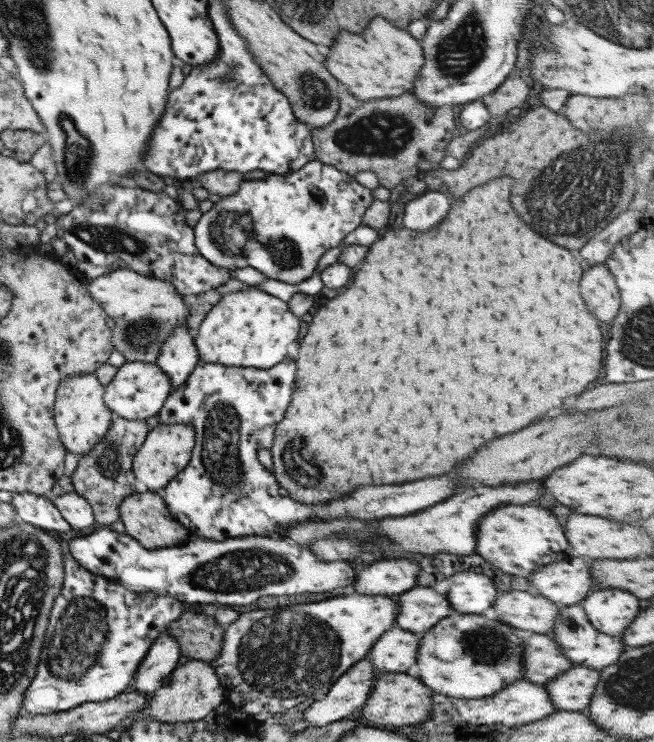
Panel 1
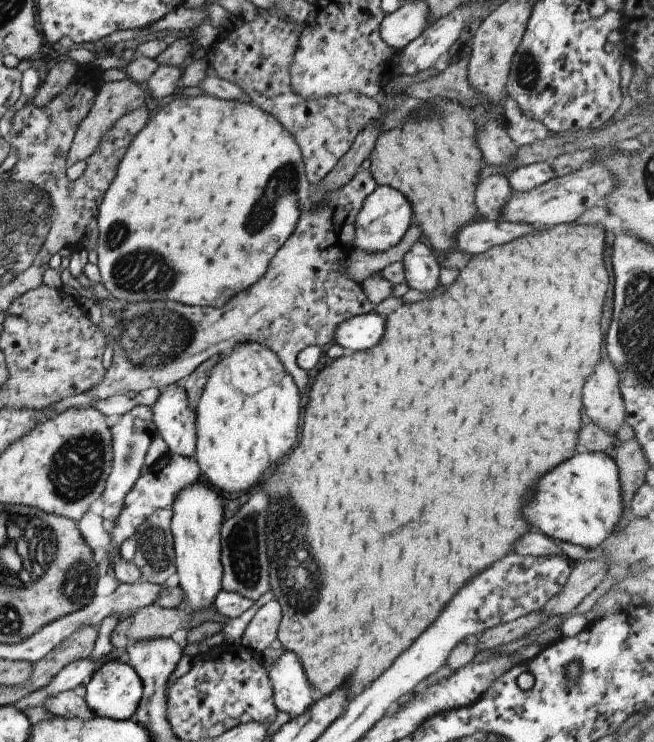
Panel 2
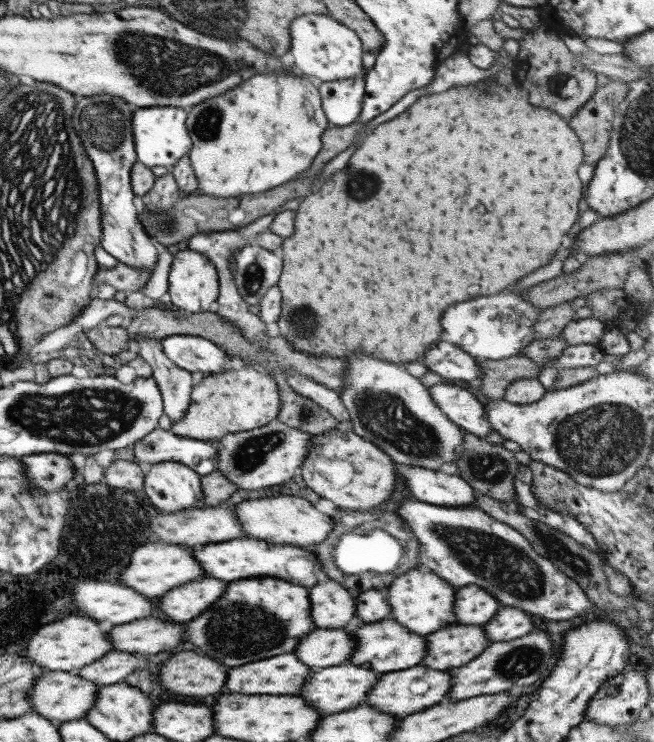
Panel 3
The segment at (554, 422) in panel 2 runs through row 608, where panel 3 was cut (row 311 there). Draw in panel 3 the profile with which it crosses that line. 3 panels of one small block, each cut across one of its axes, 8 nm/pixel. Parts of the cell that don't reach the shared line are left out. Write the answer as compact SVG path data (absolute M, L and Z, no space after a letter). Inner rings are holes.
M494 80L492 88L488 86L484 94L470 84L470 86L455 86L442 94L428 93L418 98L406 112L378 126L372 134L364 138L362 146L354 152L354 156L348 162L348 170L354 174L334 174L322 184L320 194L310 193L310 196L300 199L300 210L295 210L296 232L284 238L282 244L284 272L277 284L282 290L282 312L277 322L280 328L279 334L290 341L294 350L316 356L330 355L342 358L352 354L352 350L360 348L362 352L370 352L372 356L400 365L423 358L426 348L430 344L436 344L440 338L442 328L438 320L442 308L454 302L472 300L474 296L490 296L494 292L500 292L504 286L514 284L516 280L530 274L532 270L542 268L548 262L548 258L560 248L562 238L570 232L570 226L580 216L578 202L582 200L582 182L576 172L578 166L584 162L584 154L582 154L582 144L578 140L574 130L558 114L546 108L532 106L528 102L528 91L519 85L512 84L506 88ZM392 320L404 320L406 324L404 322L400 326L394 324L392 328Z

